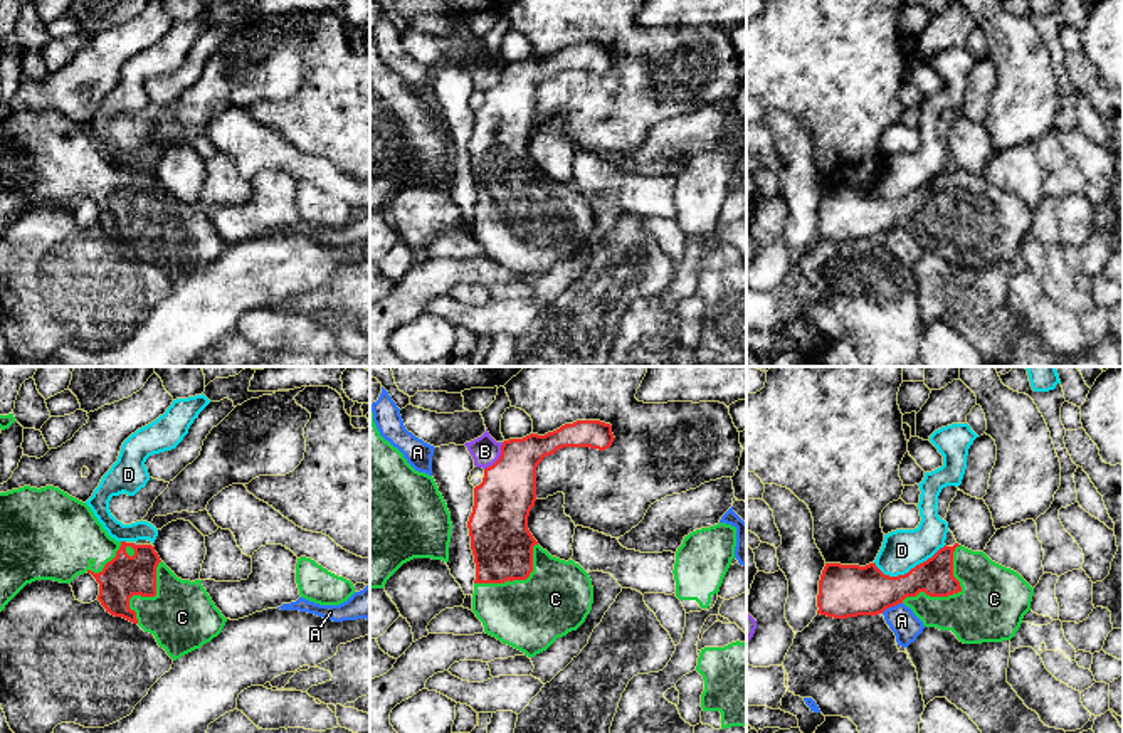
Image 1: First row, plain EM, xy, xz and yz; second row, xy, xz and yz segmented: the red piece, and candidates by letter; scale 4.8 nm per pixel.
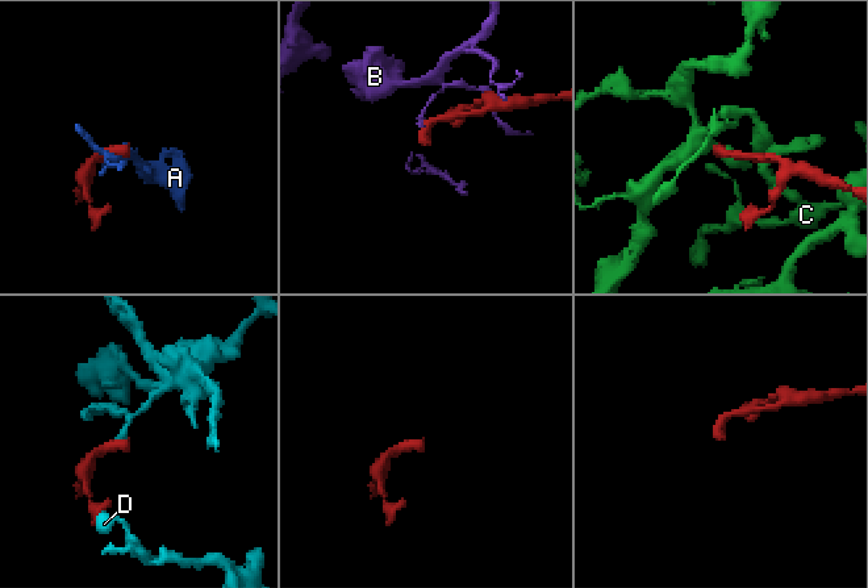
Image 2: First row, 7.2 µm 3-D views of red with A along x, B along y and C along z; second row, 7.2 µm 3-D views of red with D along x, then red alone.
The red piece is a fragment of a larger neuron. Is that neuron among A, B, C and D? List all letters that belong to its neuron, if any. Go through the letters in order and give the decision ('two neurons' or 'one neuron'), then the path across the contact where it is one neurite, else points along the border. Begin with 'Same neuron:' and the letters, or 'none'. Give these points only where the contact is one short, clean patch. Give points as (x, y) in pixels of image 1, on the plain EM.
Same neuron: C
A: two neurons | along yz (901, 226), (881, 236)
B: two neurons
C: one neuron
D: two neurons | along yz (945, 168), (903, 197), (885, 199), (875, 189)

